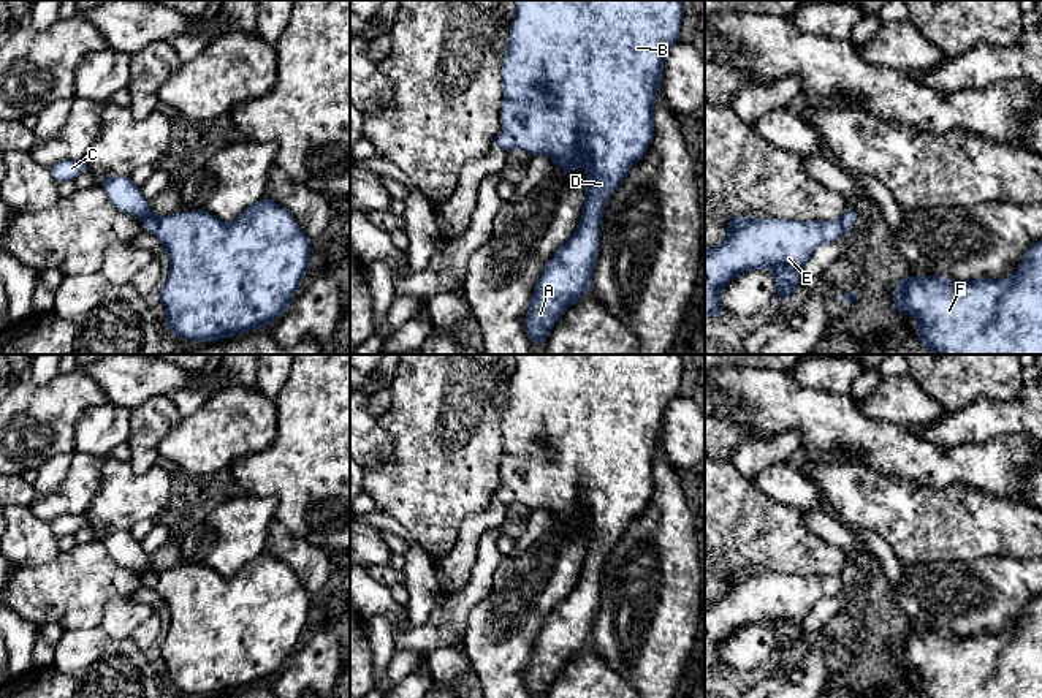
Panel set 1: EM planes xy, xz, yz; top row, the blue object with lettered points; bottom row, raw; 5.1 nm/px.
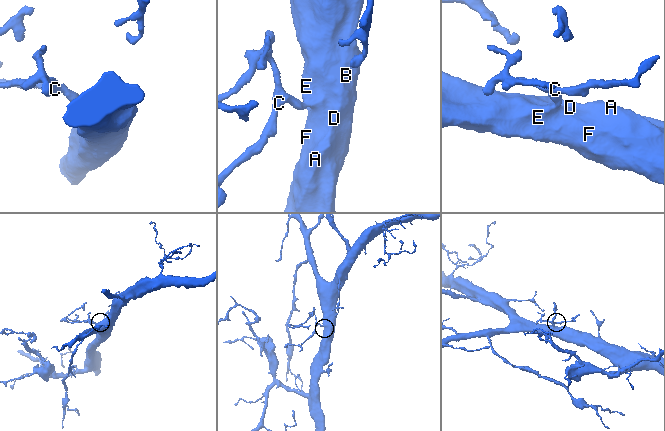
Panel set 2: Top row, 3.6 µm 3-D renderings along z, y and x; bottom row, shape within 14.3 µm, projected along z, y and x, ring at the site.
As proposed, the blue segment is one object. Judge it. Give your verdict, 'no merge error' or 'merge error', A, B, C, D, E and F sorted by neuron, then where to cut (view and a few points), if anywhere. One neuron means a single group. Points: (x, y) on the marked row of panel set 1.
no merge error | A B C D E F | no cut

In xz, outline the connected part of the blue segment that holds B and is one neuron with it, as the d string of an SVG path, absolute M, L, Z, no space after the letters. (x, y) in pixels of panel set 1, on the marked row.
M515 0L516 14L510 27L510 41L507 47L507 55L502 62L502 82L504 82L504 103L500 120L505 131L497 136L491 146L510 152L515 147L519 147L531 155L546 155L553 158L562 169L564 176L573 173L580 163L586 166L586 199L583 204L583 212L580 223L573 236L561 247L554 256L548 261L542 279L537 283L535 293L531 298L531 307L526 318L526 332L532 343L542 347L546 340L546 336L562 315L562 312L573 305L586 291L591 288L592 274L595 261L599 258L599 242L600 242L600 220L607 207L608 199L626 177L630 166L638 163L646 154L652 136L654 136L654 122L652 111L656 103L657 89L662 84L662 70L668 49L678 43L678 32L681 27L683 3L681 0Z

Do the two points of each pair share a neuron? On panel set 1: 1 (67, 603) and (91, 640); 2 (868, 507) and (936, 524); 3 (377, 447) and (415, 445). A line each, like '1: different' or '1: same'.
1: different
2: same
3: different

